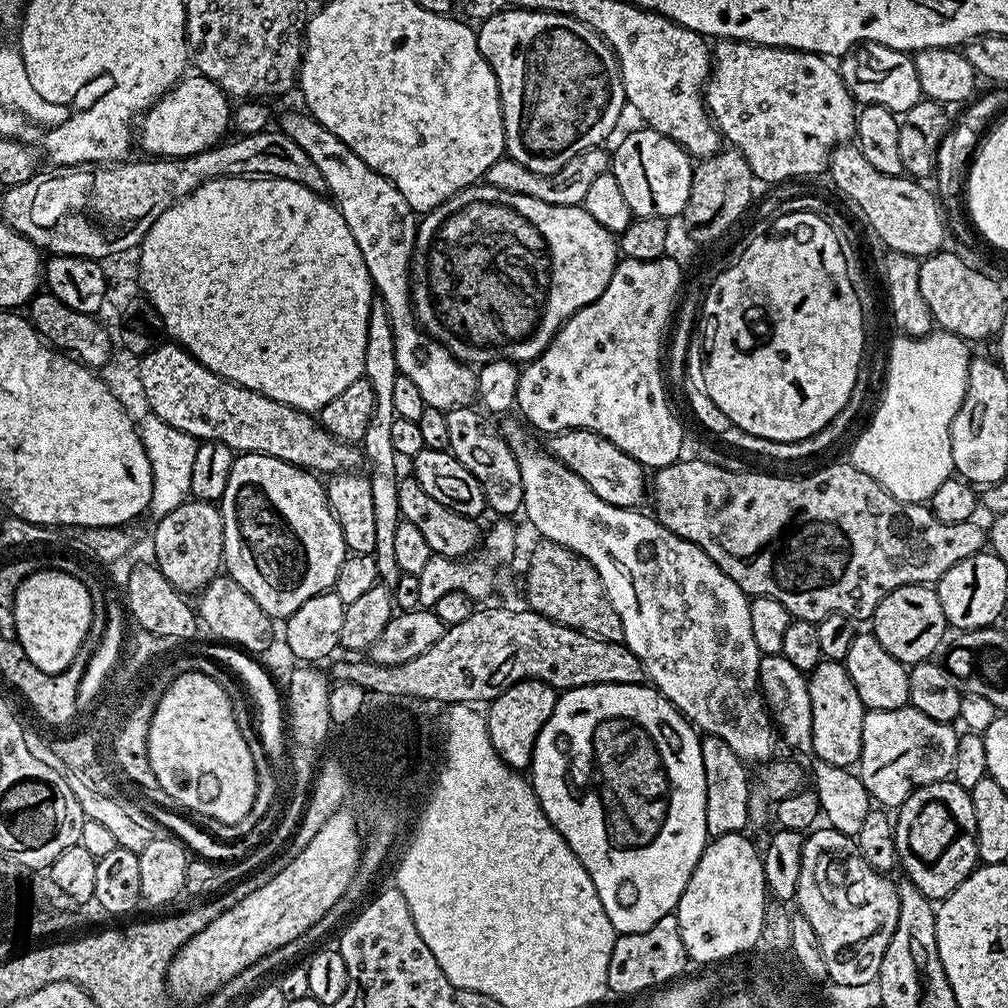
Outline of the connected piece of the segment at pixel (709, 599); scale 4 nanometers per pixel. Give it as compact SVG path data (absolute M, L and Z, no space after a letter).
M506 421L502 435L522 474L523 515L528 515L529 522L541 532L539 535L543 539L574 550L574 554L586 558L586 562L598 570L608 600L618 618L622 618L623 643L639 658L651 687L679 708L685 720L701 733L722 738L740 760L763 762L773 759L771 751L776 736L760 691L762 653L754 642L754 630L750 630L749 597L701 548L666 530L655 515L648 513L647 516L644 510L616 508L610 502L602 502L574 470L558 462L543 447L528 444L525 425L520 424Z

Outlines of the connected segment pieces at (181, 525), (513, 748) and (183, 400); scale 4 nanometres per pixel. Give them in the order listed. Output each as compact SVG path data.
M187 500L157 519L152 536L153 563L182 594L199 593L221 571L224 523L215 503Z
M520 680L511 684L497 700L486 708L488 733L494 750L511 768L524 770L532 763L532 751L542 726L550 718L556 705L557 689L540 680Z
M175 342L157 344L145 356L139 357L138 367L148 412L196 437L197 441L224 443L236 454L257 452L273 456L316 474L351 472L361 467L361 449L334 438L315 415L274 402L274 398L266 398L214 374Z

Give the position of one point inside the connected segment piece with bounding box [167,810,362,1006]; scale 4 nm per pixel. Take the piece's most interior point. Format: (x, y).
(295, 899)

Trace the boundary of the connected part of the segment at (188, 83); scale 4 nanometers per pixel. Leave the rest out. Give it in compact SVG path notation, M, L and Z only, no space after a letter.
M199 74L185 75L179 84L174 85L165 96L161 96L147 112L143 113L138 124L138 144L140 140L140 148L144 151L141 153L152 158L179 158L198 154L207 148L215 148L229 135L233 109L230 97L217 84Z

